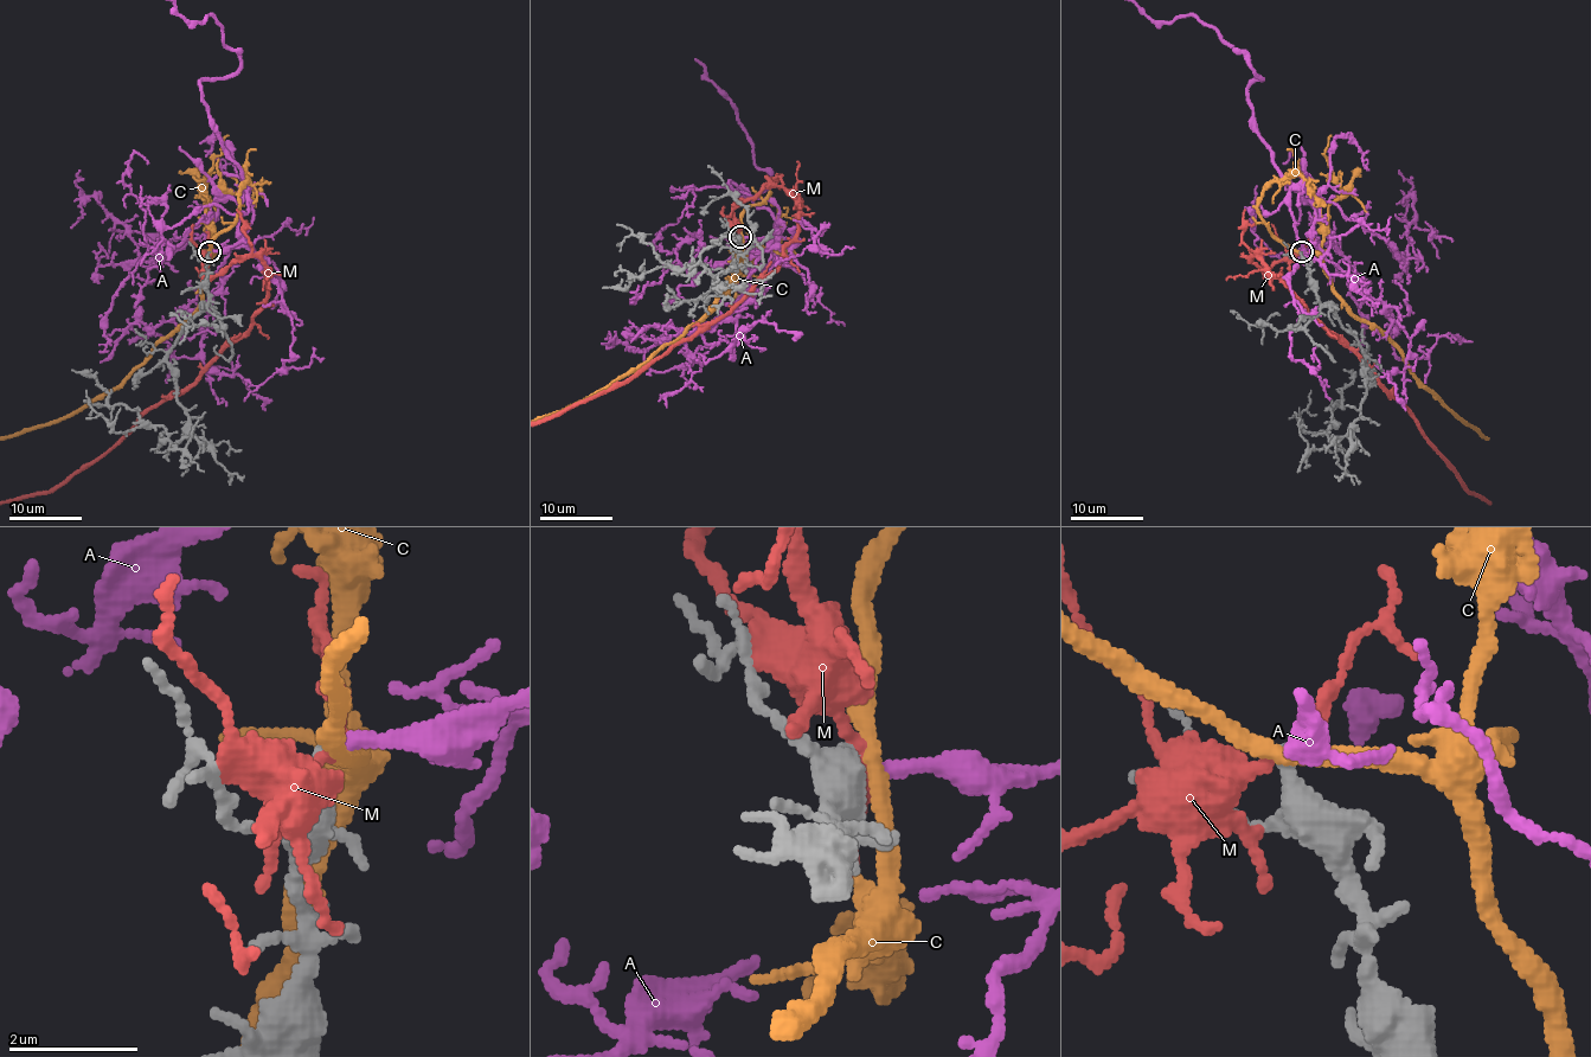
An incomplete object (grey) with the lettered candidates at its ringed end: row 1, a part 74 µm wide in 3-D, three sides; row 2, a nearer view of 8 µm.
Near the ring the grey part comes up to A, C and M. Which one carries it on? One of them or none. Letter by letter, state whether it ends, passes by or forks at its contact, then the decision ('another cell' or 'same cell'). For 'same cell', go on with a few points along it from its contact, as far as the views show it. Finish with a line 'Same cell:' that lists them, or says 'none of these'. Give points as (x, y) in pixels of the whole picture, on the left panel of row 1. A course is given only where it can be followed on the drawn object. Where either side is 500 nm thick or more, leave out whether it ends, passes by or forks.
A: it ends there; same cell
C: it passes by; another cell
M: it passes by; another cell
Same cell: A

